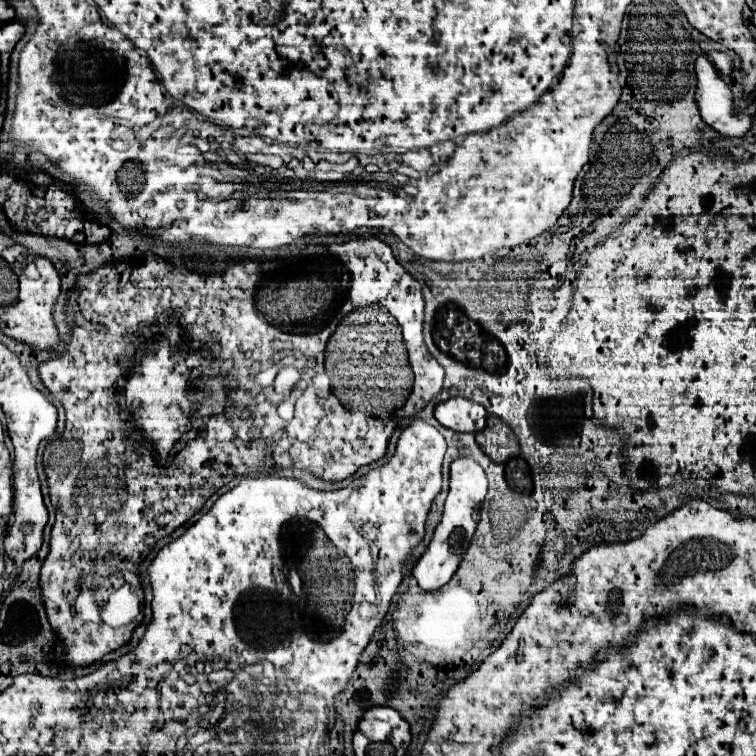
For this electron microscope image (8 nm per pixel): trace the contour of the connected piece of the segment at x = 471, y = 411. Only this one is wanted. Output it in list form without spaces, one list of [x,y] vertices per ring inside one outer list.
[[[450,398],[436,406],[434,416],[444,428],[454,432],[480,432],[486,426],[488,412],[472,400]]]

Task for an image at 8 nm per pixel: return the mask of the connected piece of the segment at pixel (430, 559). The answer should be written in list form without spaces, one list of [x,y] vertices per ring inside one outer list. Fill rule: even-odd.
[[[458,458],[450,464],[450,492],[444,504],[444,516],[434,532],[434,538],[430,542],[430,546],[426,548],[426,552],[420,556],[420,560],[416,562],[412,576],[418,580],[418,586],[426,592],[438,590],[444,584],[450,582],[450,578],[456,574],[464,552],[470,546],[470,540],[476,532],[476,524],[478,524],[478,510],[480,504],[484,502],[488,492],[488,480],[484,470],[470,458]]]

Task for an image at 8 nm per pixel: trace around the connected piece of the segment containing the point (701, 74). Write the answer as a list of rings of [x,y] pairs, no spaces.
[[[700,56],[696,60],[696,74],[698,74],[696,102],[702,120],[722,136],[742,136],[748,130],[750,122],[734,112],[732,90],[718,76],[716,68],[706,56]]]

